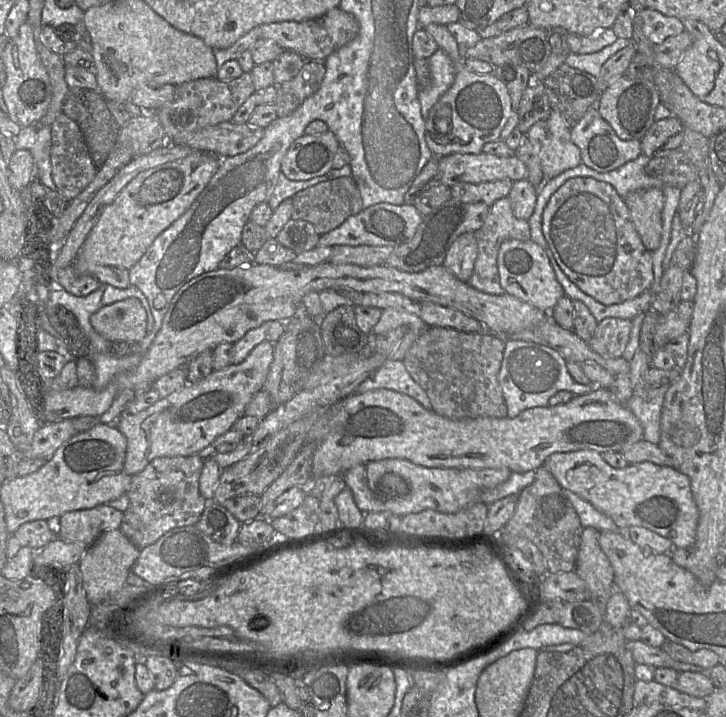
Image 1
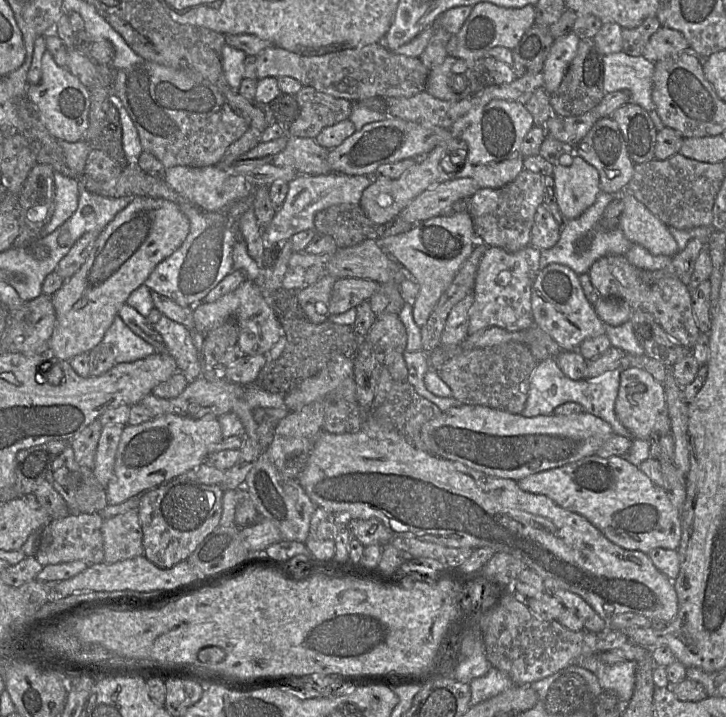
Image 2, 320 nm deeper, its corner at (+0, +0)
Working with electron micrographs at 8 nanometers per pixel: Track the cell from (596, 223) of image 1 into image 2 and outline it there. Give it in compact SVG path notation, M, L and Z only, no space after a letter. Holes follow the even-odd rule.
M607 255L599 258L588 271L599 295L615 298L629 304L632 310L642 309L653 315L665 332L676 342L693 350L700 335L692 309L691 290L675 276L666 276L652 285L640 279L640 269L632 265L625 255Z

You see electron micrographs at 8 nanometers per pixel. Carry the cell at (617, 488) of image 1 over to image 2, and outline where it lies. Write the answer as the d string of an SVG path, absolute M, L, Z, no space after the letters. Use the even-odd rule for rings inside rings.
M596 454L585 456L561 467L531 474L517 481L520 489L545 495L558 506L585 517L608 540L627 549L648 554L654 548L677 550L680 544L680 512L672 505L666 491L621 456L602 458Z

